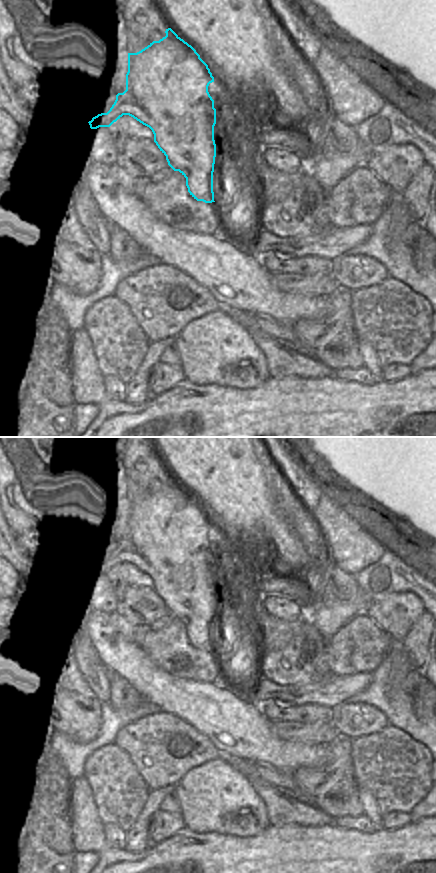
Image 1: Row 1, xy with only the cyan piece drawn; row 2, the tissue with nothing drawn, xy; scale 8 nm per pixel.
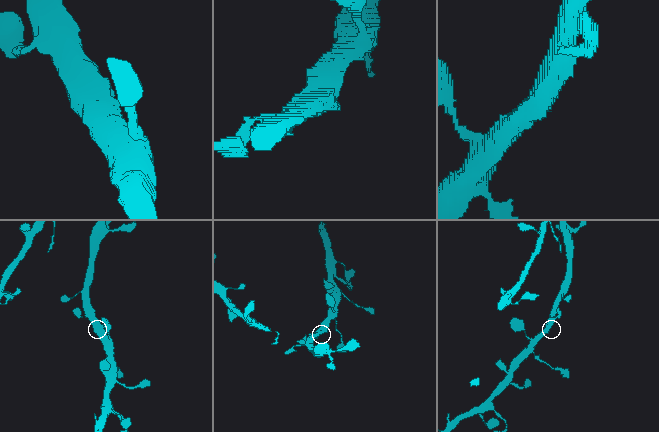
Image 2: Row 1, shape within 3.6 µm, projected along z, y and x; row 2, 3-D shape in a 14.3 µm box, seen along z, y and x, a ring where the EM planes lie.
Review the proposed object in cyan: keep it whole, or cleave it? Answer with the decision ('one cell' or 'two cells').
one cell

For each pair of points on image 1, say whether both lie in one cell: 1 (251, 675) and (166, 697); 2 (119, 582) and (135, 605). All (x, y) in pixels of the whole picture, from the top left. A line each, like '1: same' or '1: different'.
1: different
2: different

